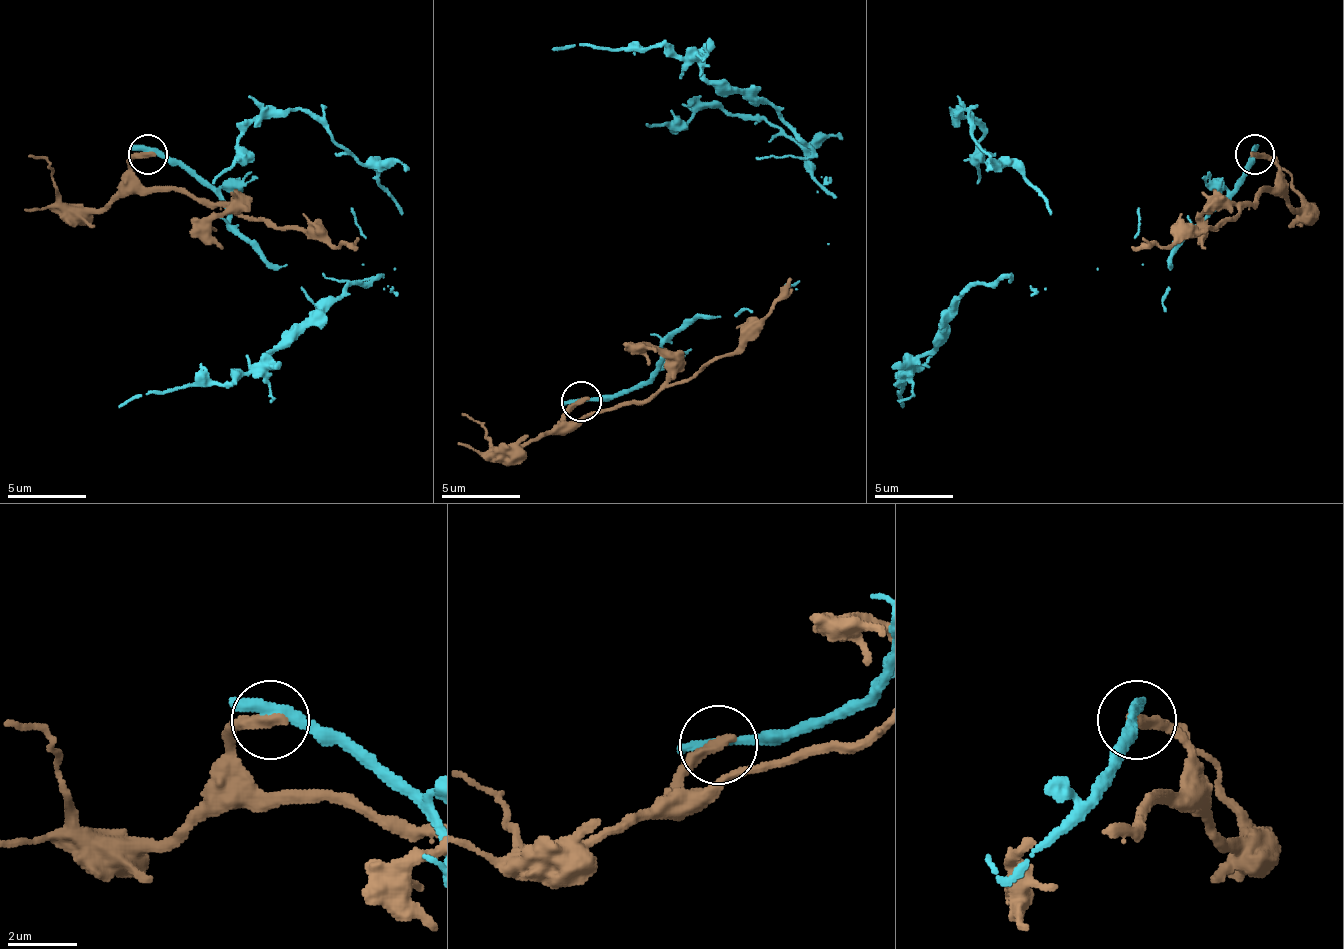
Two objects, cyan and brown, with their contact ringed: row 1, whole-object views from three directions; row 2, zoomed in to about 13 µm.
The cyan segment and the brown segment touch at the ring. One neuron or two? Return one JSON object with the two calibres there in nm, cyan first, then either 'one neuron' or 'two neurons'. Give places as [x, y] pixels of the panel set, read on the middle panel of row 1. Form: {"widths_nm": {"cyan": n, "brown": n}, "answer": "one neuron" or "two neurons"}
{"widths_nm": {"cyan": 360, "brown": 360}, "answer": "two neurons"}

